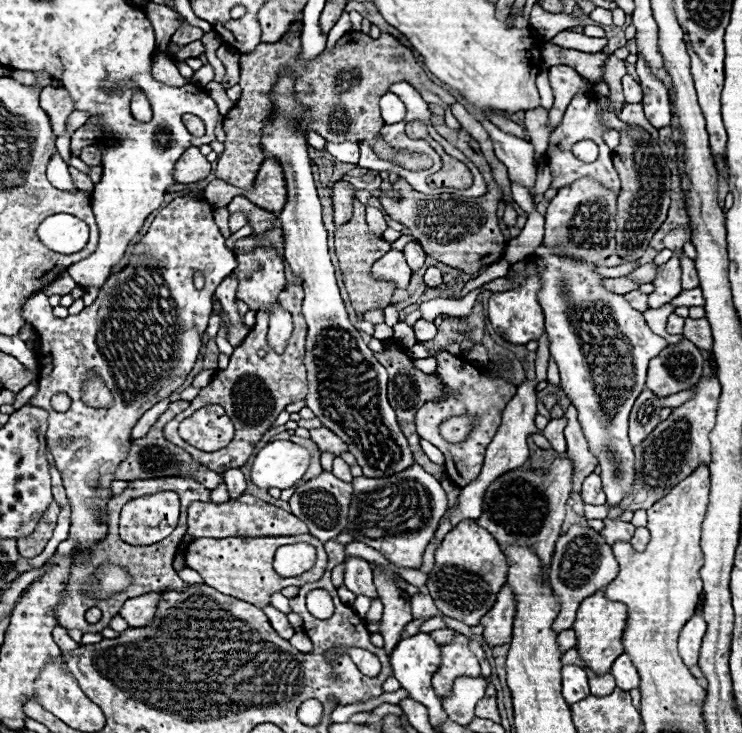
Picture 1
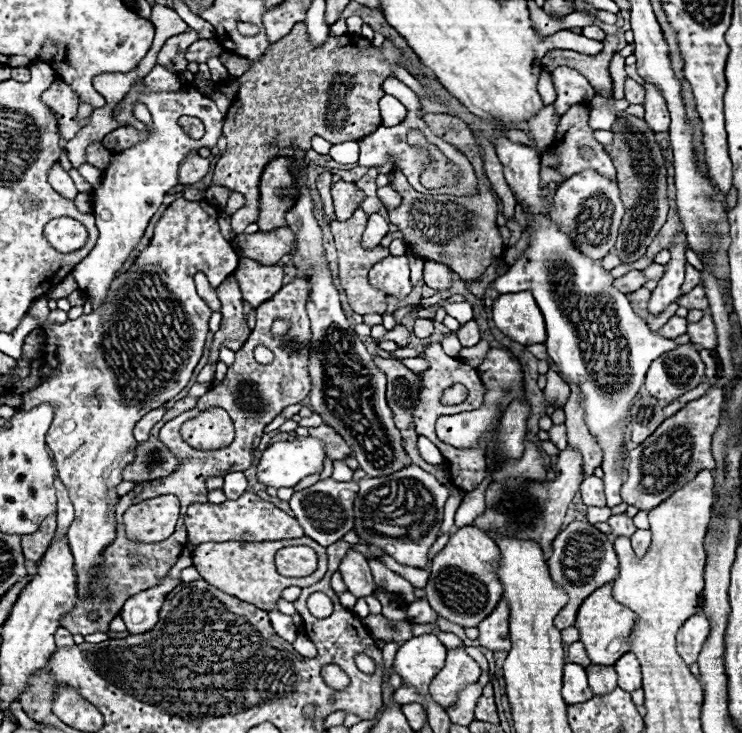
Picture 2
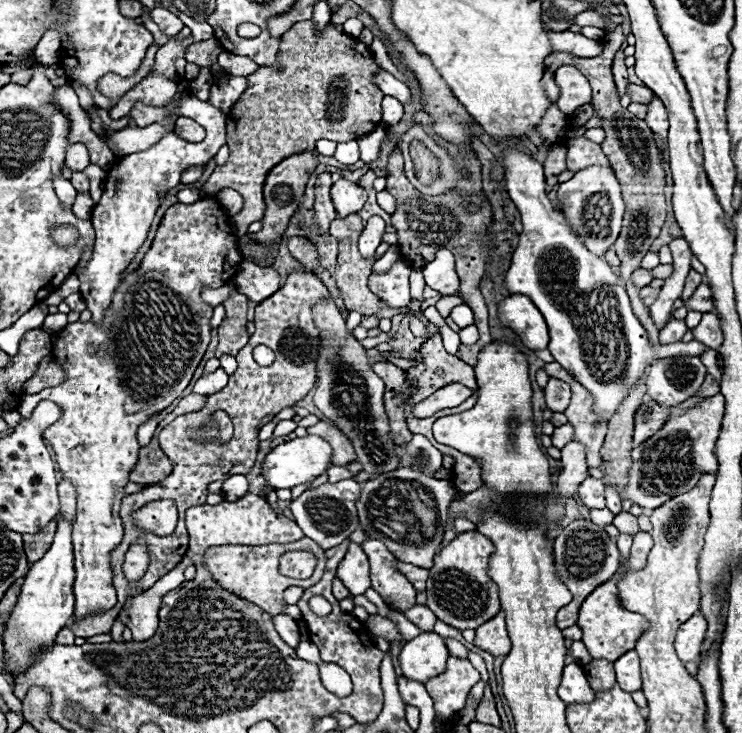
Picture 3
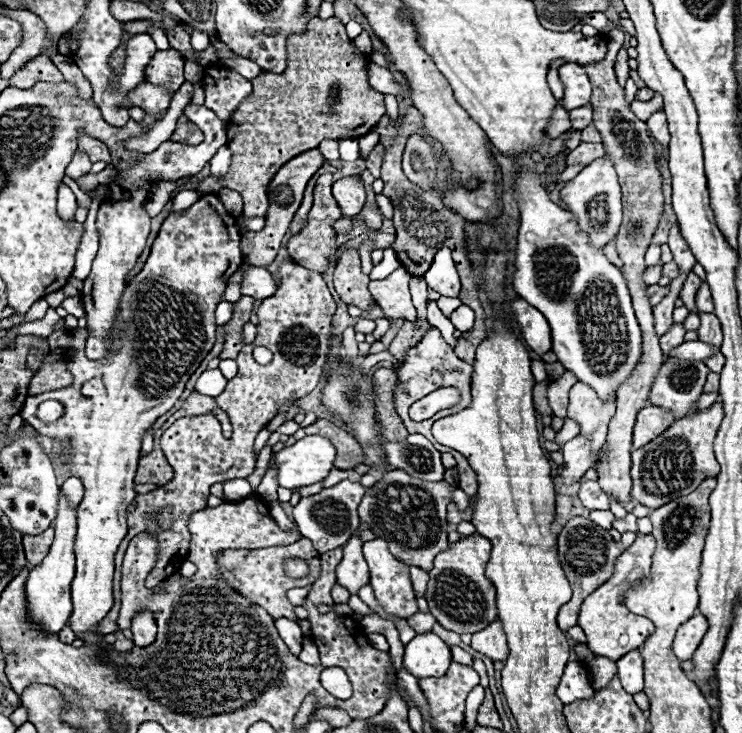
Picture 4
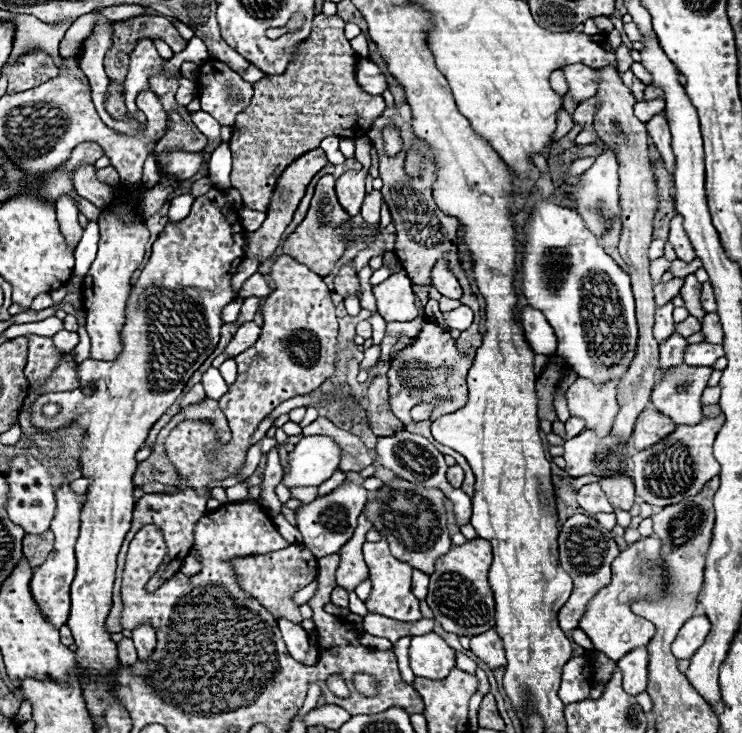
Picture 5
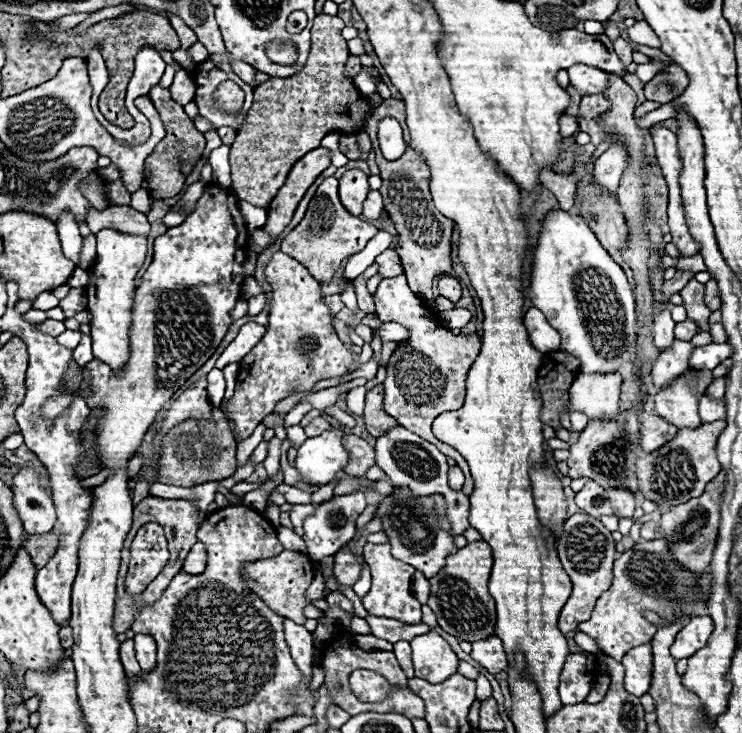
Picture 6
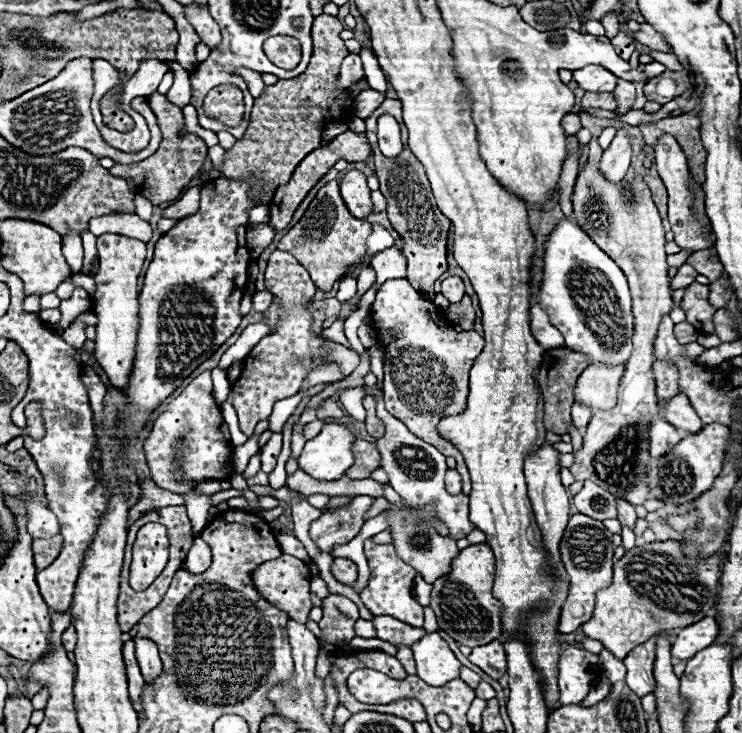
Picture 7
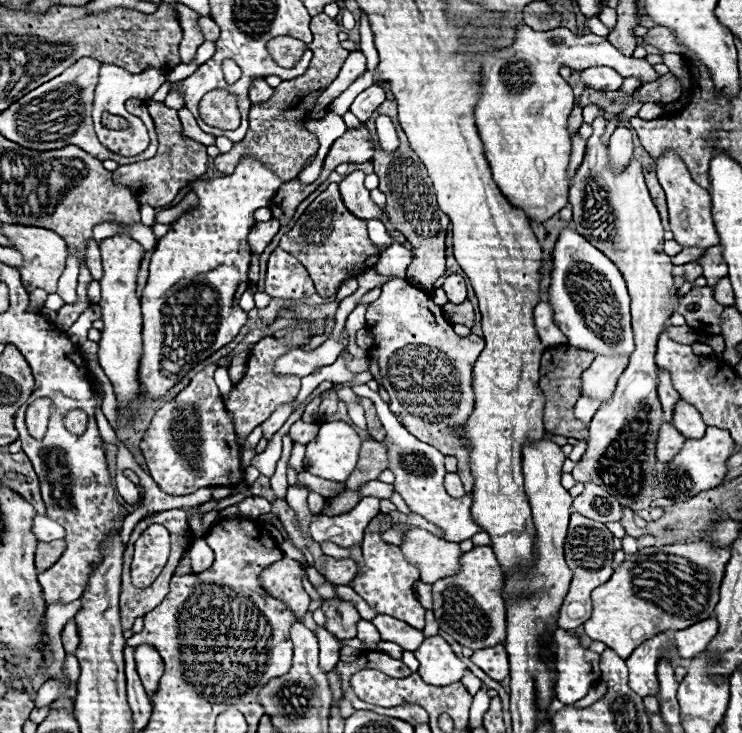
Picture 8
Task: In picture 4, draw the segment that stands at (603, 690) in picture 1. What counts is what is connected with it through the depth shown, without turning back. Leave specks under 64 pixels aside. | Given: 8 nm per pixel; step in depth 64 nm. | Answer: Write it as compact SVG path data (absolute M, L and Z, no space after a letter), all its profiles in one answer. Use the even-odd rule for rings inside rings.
M594 656L594 660L588 662L588 670L592 674L594 690L600 690L616 676L616 662L612 662L604 656Z

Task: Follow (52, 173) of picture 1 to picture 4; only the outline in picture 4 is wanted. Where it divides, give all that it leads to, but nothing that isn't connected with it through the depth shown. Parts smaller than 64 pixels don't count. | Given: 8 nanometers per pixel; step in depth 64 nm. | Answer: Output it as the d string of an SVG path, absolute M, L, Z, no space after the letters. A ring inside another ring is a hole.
M62 184L58 188L58 214L60 214L60 218L64 222L72 222L76 210L78 210L78 204L76 204L76 198L74 198L72 190Z

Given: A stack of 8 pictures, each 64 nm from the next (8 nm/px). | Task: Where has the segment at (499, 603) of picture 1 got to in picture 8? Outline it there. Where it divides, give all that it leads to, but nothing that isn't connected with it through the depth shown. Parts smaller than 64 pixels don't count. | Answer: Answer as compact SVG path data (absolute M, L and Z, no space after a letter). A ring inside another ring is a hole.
M502 644L494 646L494 648L480 648L480 650L476 650L472 654L470 660L476 666L480 666L496 682L502 682L510 674L508 654L506 654L506 650L504 650Z

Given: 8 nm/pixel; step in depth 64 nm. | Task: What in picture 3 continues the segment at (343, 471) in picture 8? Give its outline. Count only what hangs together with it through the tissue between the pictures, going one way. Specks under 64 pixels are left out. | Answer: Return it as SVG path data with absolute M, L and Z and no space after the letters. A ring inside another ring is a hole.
M306 436L306 438L296 438L290 442L284 442L276 446L264 460L264 472L262 476L274 486L274 488L294 488L298 484L306 484L316 480L320 474L326 472L330 466L332 458L332 446L320 438L320 436Z

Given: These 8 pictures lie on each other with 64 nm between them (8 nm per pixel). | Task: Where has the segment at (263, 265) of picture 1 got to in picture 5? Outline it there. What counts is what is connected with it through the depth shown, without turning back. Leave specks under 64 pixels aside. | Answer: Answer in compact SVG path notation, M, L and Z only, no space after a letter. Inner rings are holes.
M252 274L240 288L240 294L238 298L248 298L248 296L258 296L258 298L266 298L266 294L270 294L272 290L268 288L268 282L266 282L266 276L262 274Z

